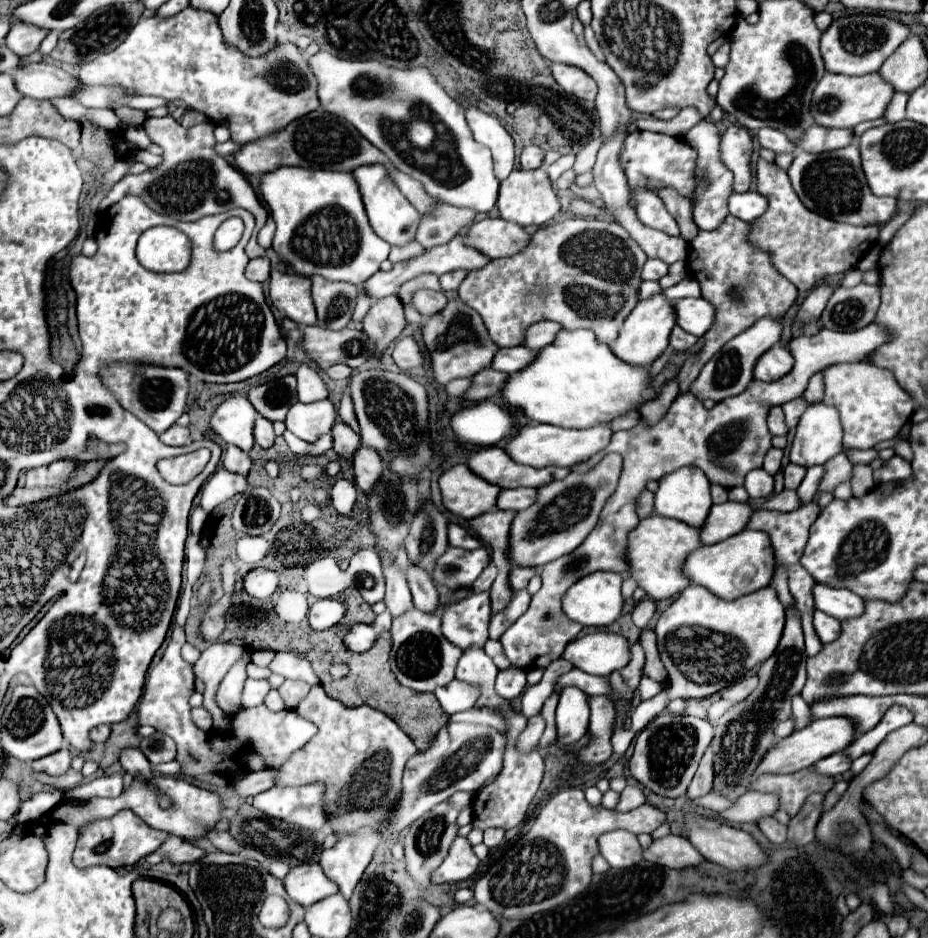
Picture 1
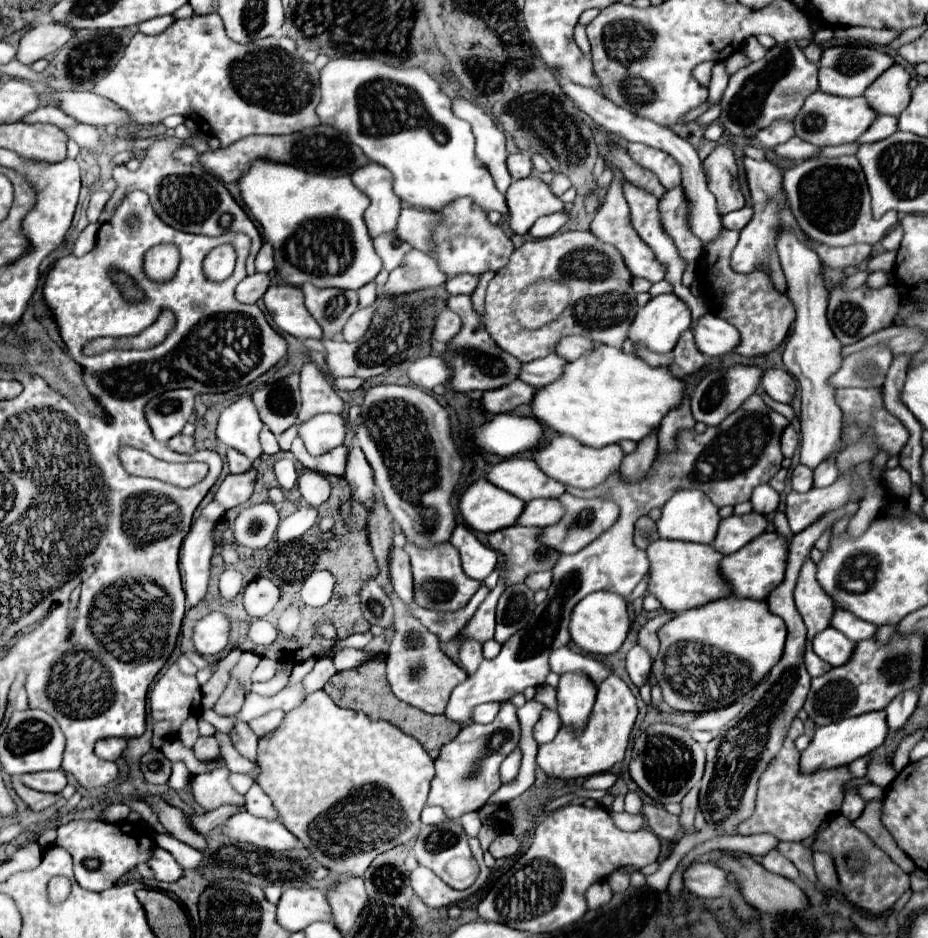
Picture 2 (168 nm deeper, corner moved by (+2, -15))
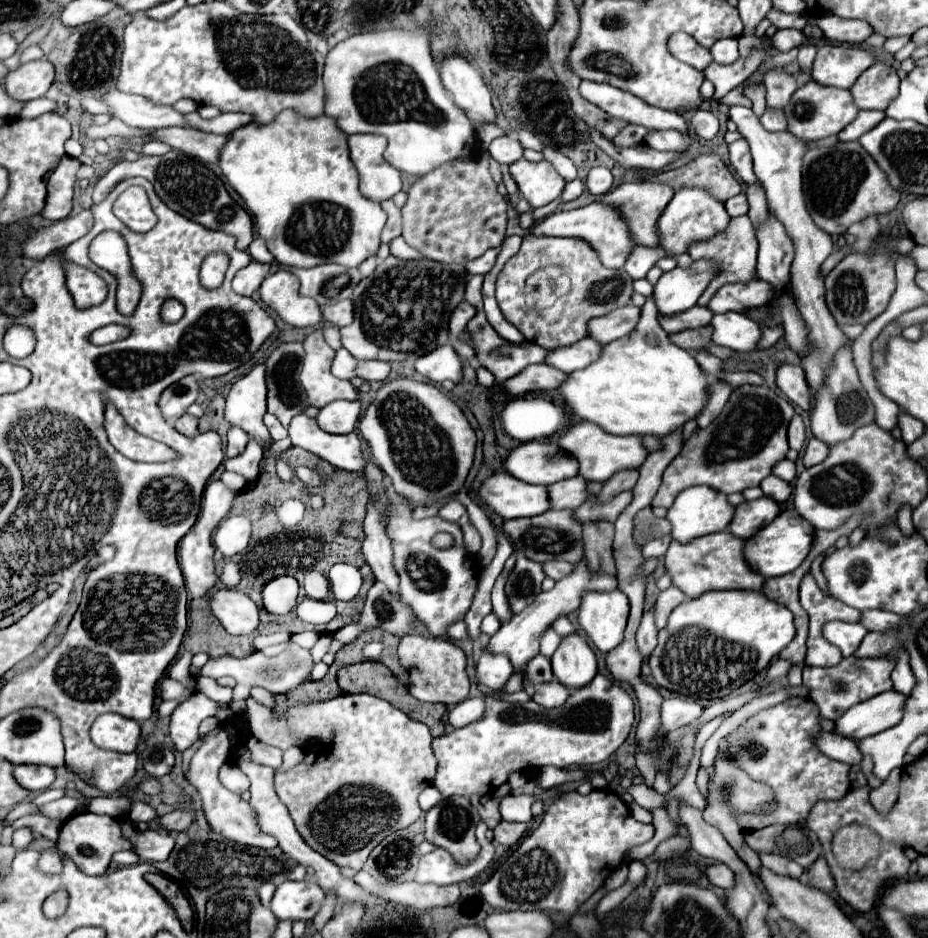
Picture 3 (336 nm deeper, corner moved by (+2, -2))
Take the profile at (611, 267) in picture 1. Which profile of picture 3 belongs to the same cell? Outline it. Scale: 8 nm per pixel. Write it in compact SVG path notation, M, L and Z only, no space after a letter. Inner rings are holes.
M527 233L523 237L523 245L515 257L511 257L497 279L497 303L503 311L505 319L513 323L527 341L541 343L541 347L557 349L573 345L587 337L587 323L595 317L603 317L617 307L631 303L633 295L633 279L623 271L607 271L595 259L595 251L587 247L581 239L569 237L535 237ZM555 265L569 279L571 289L567 295L559 297L553 307L543 307L541 311L533 311L527 307L527 277L541 267Z

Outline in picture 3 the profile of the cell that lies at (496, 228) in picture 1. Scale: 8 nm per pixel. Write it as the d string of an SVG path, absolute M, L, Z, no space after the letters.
M481 151L477 159L455 159L443 163L441 167L429 171L423 177L417 177L409 187L407 203L401 209L403 213L403 237L415 247L423 257L439 263L467 263L483 255L491 247L499 247L505 239L507 227L507 199L497 193L497 183L489 173L489 155Z

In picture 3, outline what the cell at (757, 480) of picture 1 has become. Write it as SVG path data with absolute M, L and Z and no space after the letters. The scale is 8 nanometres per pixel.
M769 475L769 477L765 477L763 481L761 481L761 485L759 485L761 489L763 489L763 493L765 493L765 497L771 497L771 499L775 499L775 501L779 501L779 503L785 503L787 499L789 499L789 495L791 495L791 485L787 483L787 481L783 481L783 479L779 479L779 477L775 477L775 475Z

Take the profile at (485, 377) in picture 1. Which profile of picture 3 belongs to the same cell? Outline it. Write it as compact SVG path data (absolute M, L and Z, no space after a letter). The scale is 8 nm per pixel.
M539 363L539 365L531 365L525 371L521 371L521 375L515 375L515 379L509 379L507 383L503 383L503 387L515 395L515 397L523 397L525 393L531 391L549 391L549 389L557 389L565 383L569 375L559 371L559 381L557 381L557 369L547 365L547 363Z

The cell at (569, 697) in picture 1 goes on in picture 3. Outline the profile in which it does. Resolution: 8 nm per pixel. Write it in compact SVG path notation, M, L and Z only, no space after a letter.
M579 633L563 637L551 661L555 677L571 689L587 685L597 675L597 657Z

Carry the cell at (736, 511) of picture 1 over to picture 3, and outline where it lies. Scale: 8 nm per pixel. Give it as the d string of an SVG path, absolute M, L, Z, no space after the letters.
M761 497L755 501L745 501L737 507L735 519L729 531L741 539L753 537L761 527L769 525L781 511L781 505L771 497Z

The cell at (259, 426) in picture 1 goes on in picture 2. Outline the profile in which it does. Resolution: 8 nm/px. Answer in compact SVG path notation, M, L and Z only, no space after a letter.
M267 428L261 430L261 448L263 448L263 454L277 454L279 452L277 436L273 432L269 432Z

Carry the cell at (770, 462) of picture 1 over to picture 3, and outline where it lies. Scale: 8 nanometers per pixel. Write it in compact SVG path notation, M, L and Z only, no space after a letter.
M783 459L783 461L779 461L779 465L775 465L773 473L775 473L777 477L781 477L783 481L791 483L791 481L795 479L795 475L797 475L797 469L795 469L795 463L793 463L793 461Z

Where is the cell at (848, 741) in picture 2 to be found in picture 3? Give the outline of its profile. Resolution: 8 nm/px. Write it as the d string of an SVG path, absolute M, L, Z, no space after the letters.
M893 689L857 703L835 721L837 733L849 739L863 739L895 727L903 719L905 703L907 697Z

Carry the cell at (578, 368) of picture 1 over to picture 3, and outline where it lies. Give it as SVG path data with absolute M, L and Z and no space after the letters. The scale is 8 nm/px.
M647 297L647 303L643 305L643 315L637 323L637 327L625 335L623 339L605 345L603 355L585 367L583 371L575 371L569 375L569 379L563 385L563 395L567 401L567 407L573 415L597 423L607 433L613 435L655 435L665 437L673 431L681 429L689 419L695 419L709 399L709 379L695 361L695 355L691 355L685 349L675 347L669 341L669 335L659 329L657 323L657 305L653 297Z

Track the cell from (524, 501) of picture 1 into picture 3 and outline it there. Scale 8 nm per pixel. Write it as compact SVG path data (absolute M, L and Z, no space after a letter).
M581 475L553 483L549 485L549 491L551 503L555 503L553 509L577 509L591 497L591 491L587 489L587 479L583 479Z

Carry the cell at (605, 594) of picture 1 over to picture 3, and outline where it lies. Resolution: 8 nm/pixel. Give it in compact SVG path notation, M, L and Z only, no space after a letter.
M623 591L585 593L577 621L593 645L609 653L623 641L623 631L629 617L629 599Z

